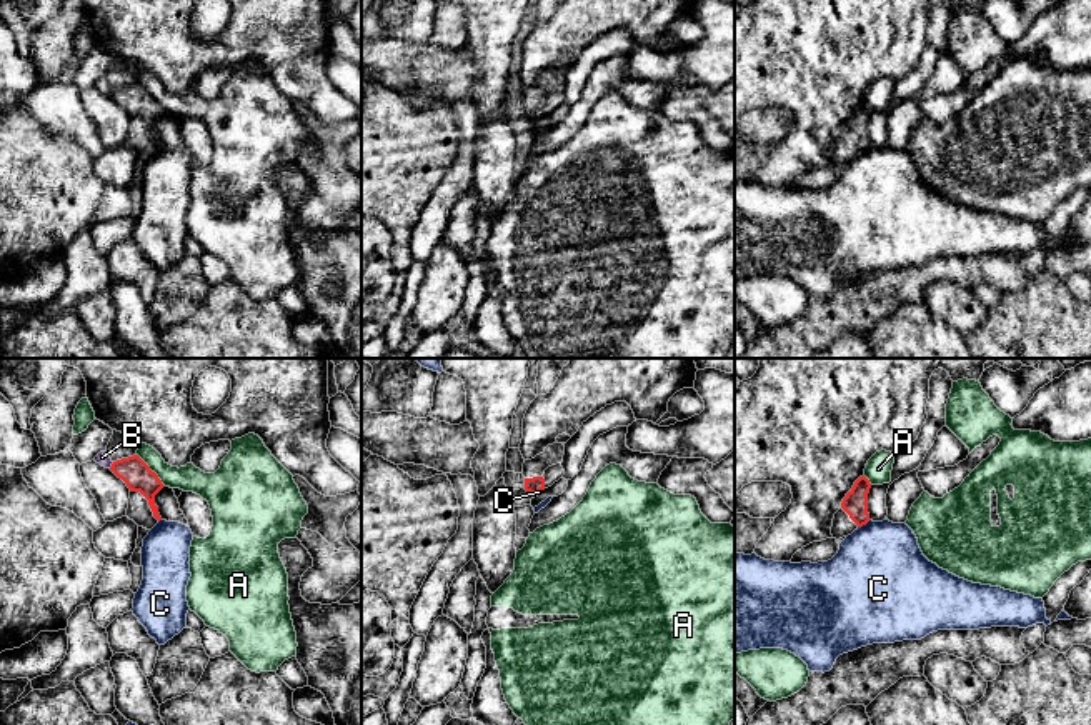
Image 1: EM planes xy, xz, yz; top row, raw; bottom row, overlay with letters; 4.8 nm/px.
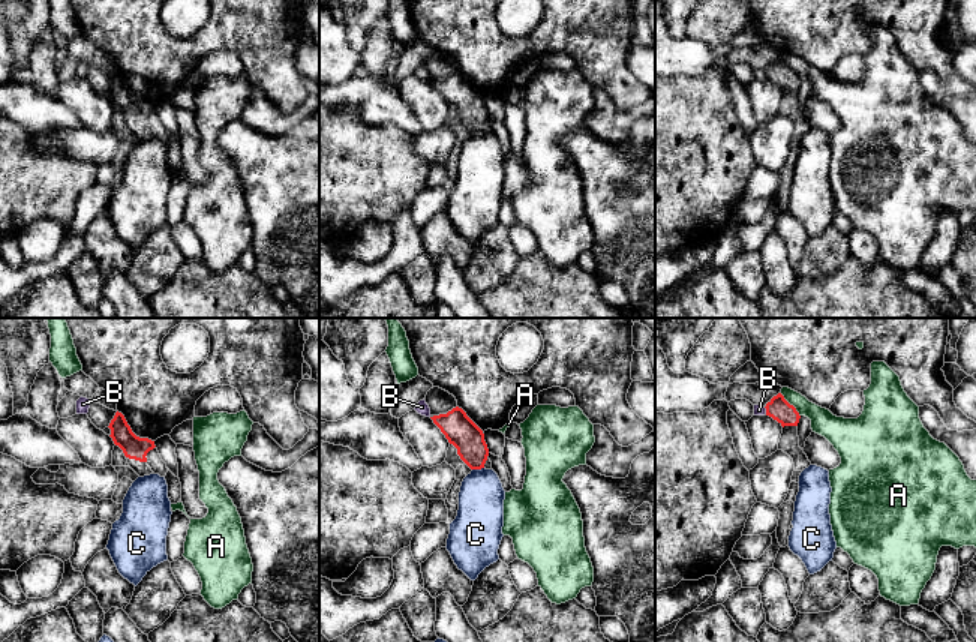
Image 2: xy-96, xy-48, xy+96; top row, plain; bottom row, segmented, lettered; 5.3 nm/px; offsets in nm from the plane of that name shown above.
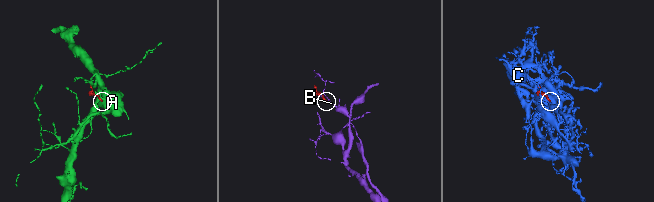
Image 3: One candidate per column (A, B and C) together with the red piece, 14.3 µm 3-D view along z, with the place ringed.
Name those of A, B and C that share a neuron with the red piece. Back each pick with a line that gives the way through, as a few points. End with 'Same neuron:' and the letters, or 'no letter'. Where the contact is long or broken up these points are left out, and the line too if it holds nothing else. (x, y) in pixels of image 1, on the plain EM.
Same neuron: no letter

